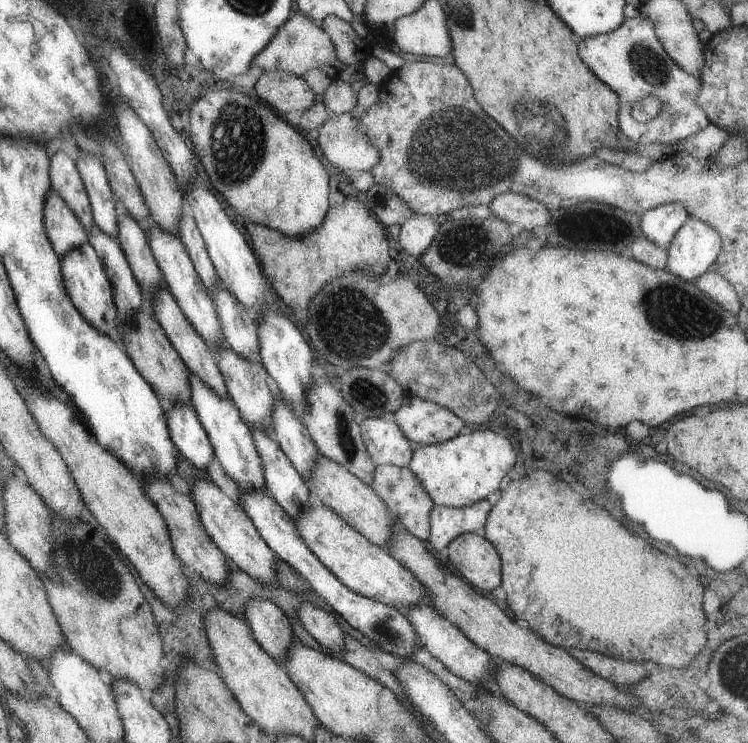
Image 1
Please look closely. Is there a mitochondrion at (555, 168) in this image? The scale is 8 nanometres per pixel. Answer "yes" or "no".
yes

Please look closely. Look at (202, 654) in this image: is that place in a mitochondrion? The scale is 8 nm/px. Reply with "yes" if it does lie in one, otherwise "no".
no

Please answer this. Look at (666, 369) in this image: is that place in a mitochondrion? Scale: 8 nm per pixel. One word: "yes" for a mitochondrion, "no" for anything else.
no

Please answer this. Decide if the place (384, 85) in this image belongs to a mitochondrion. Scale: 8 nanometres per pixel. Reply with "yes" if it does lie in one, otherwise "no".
no

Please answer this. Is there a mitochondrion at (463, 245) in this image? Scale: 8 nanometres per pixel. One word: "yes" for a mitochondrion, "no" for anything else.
yes

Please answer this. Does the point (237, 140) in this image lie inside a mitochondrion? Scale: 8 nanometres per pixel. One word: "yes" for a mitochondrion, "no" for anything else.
yes

